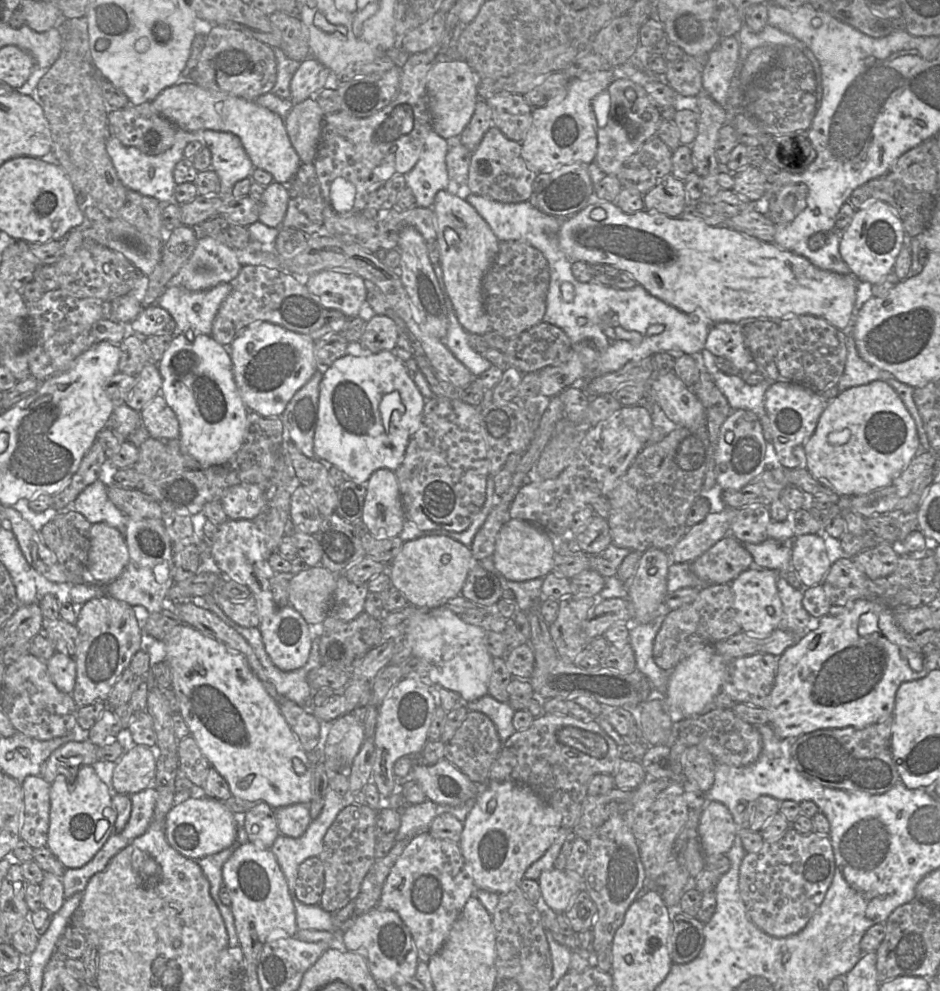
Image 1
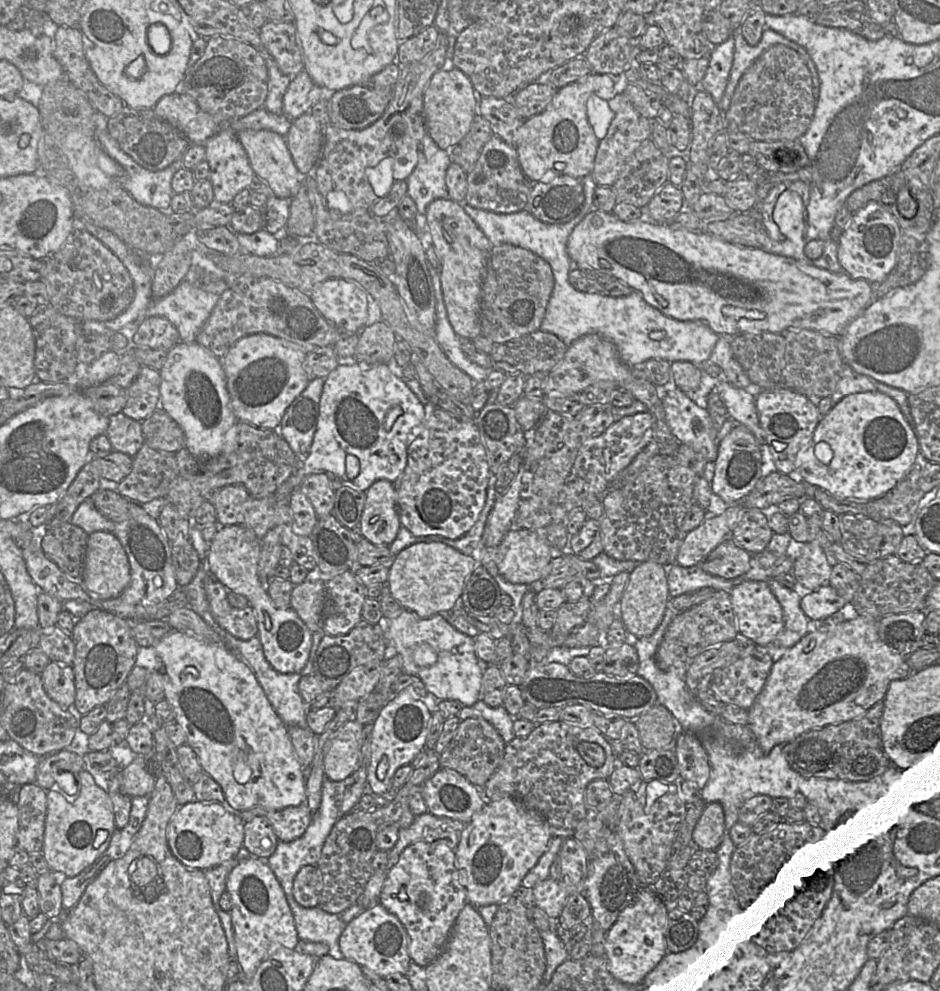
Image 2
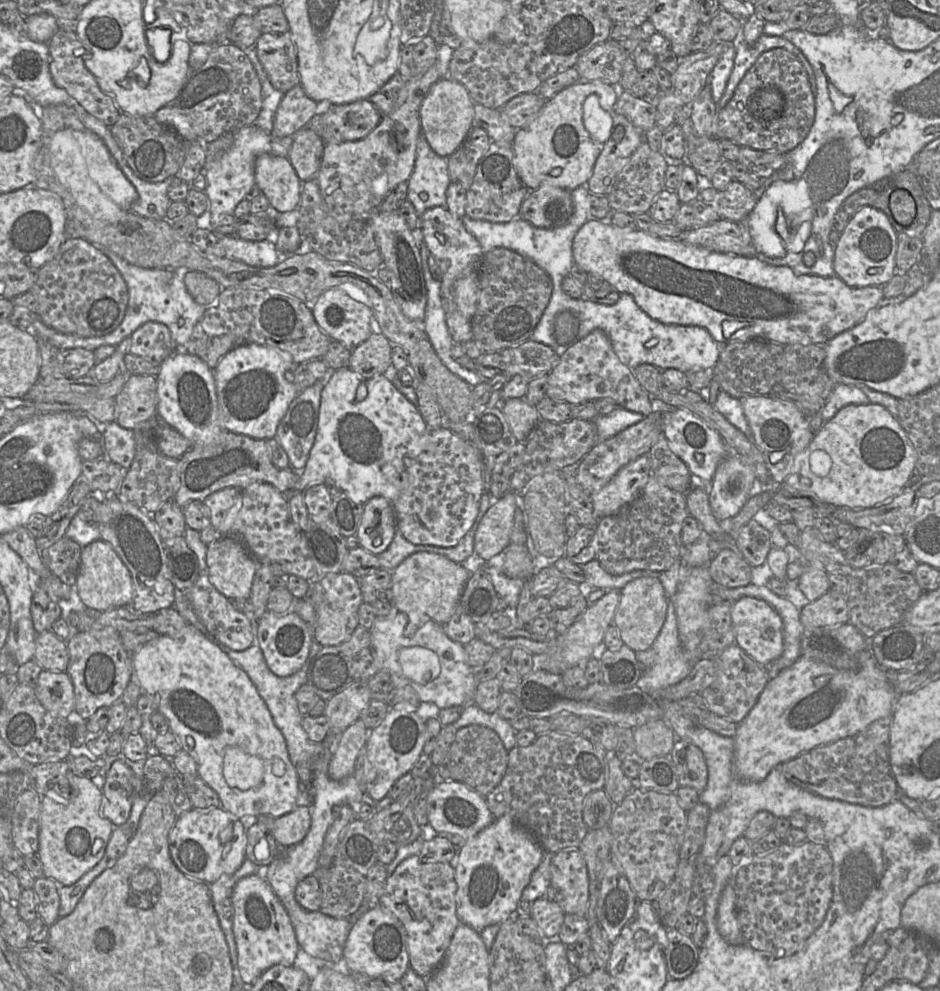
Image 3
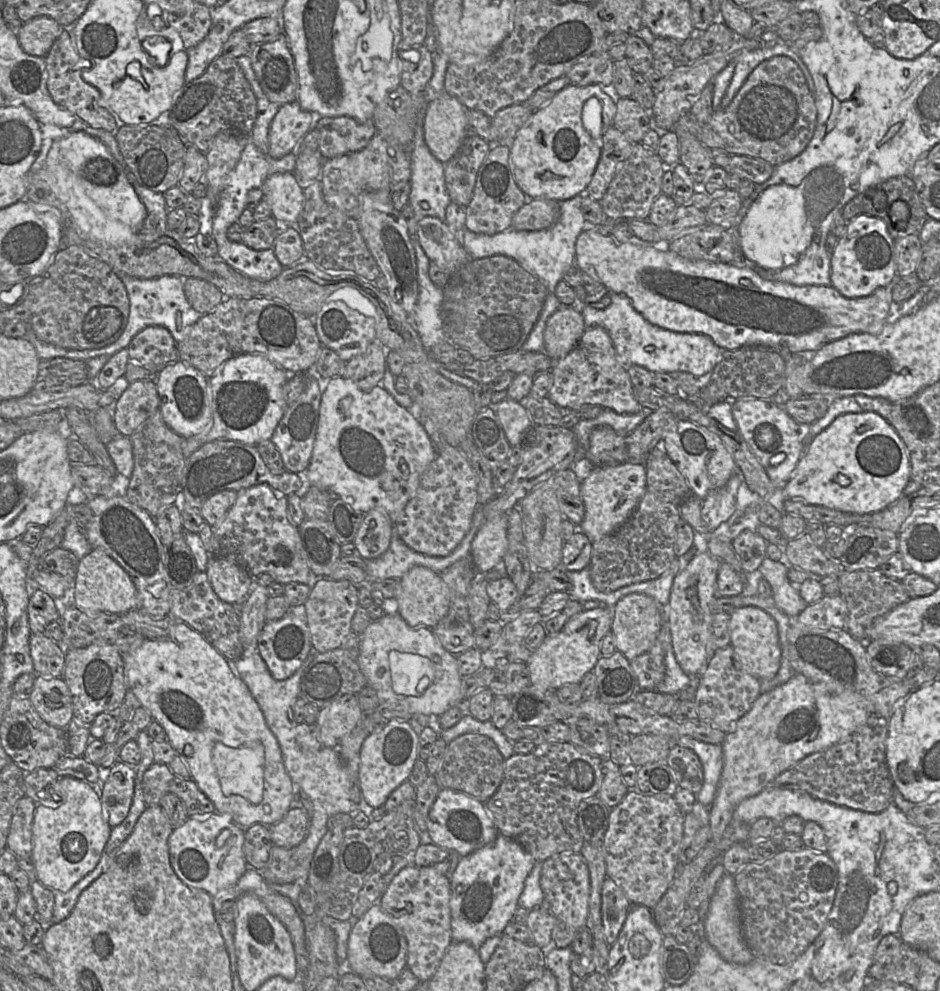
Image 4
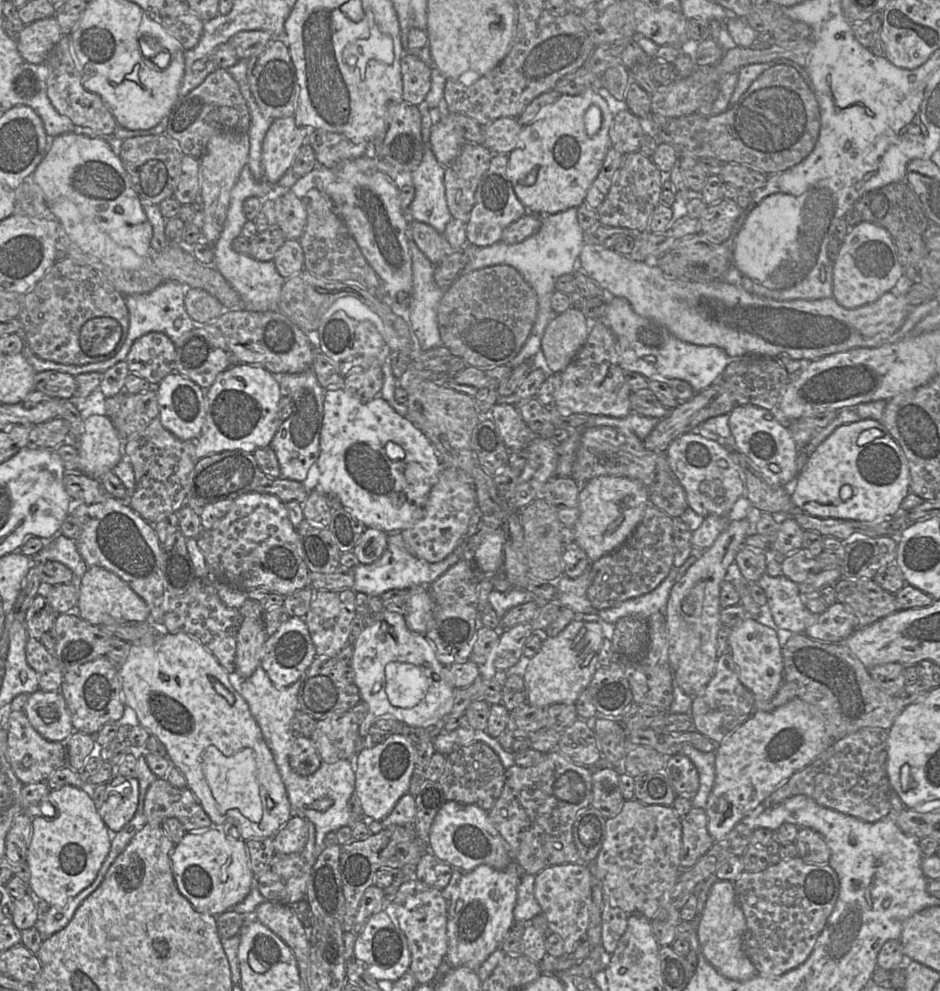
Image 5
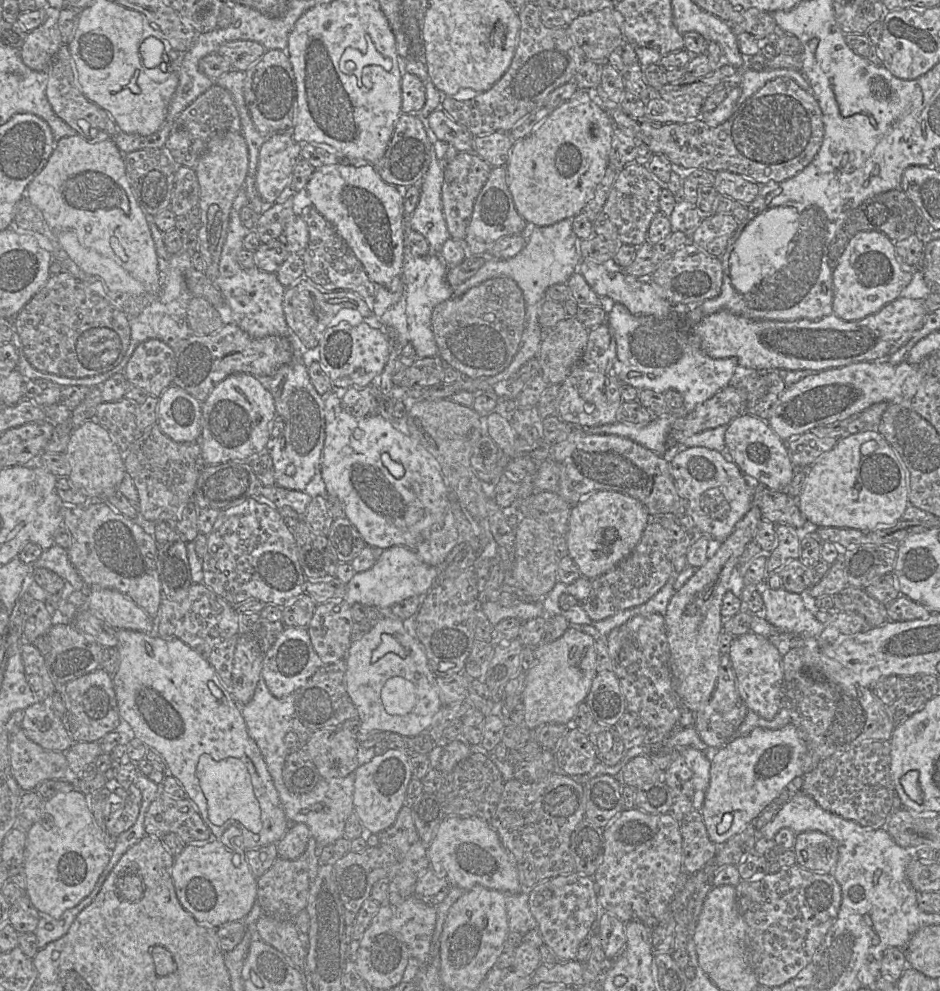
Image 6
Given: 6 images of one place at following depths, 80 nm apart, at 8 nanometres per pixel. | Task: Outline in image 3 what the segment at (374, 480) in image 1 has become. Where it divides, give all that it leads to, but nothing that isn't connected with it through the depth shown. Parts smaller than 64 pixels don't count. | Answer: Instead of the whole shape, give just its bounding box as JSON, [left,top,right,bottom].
[357,496,396,555]

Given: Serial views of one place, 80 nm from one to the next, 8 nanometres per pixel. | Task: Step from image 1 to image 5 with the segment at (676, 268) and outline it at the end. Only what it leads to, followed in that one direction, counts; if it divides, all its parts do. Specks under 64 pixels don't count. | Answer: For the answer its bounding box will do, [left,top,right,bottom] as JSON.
[578,244,910,361]

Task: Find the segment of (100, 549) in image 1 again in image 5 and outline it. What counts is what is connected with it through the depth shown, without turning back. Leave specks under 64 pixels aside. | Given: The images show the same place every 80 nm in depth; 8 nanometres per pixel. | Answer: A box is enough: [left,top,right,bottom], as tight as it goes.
[76,567,150,626]

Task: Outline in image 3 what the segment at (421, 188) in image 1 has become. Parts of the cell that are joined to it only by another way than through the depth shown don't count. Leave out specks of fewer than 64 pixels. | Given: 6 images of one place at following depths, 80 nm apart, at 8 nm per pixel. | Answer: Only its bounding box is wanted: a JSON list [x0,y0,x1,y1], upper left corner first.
[407,133,451,217]

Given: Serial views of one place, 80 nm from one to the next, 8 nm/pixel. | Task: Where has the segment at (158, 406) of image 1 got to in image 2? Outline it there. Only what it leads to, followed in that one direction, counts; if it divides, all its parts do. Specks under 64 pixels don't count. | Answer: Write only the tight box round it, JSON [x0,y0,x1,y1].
[141,408,185,453]

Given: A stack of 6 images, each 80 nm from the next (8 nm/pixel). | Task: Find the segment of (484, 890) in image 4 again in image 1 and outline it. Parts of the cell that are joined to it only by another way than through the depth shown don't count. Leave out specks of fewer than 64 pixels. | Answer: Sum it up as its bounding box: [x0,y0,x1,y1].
[460,781,562,894]

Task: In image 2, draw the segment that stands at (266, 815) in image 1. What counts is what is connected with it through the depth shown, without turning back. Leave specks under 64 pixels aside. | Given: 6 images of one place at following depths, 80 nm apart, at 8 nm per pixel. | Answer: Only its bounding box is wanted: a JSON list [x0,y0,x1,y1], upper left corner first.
[244,816,278,862]

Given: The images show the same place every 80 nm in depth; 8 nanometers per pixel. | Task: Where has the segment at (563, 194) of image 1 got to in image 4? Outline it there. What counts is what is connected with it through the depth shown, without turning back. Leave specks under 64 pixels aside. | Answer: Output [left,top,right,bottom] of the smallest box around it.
[511,199,561,231]

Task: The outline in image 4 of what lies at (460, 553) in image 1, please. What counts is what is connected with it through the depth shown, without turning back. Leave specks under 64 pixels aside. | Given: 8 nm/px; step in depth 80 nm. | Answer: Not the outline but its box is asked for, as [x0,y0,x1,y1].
[398,566,450,628]

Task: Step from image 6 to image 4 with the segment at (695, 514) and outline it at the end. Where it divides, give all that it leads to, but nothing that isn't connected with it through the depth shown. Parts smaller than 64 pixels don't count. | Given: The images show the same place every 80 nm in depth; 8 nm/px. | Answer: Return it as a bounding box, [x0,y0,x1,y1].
[662,419,738,499]

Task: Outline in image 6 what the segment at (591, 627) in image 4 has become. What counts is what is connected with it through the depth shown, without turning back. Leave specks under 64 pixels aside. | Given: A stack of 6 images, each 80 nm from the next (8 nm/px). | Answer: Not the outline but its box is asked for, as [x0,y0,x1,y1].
[523,626,597,730]

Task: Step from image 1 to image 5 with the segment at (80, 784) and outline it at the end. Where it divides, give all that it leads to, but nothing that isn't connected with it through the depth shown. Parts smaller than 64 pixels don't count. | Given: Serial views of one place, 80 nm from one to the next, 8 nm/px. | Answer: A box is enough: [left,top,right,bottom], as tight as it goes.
[26,787,111,906]

